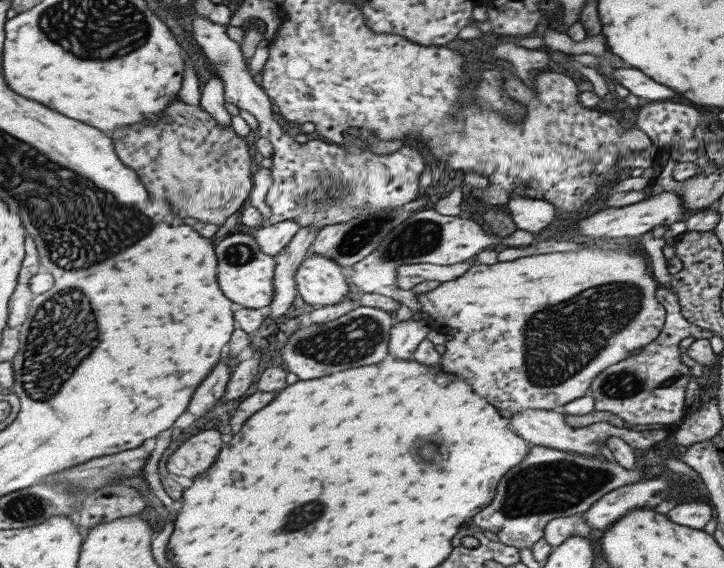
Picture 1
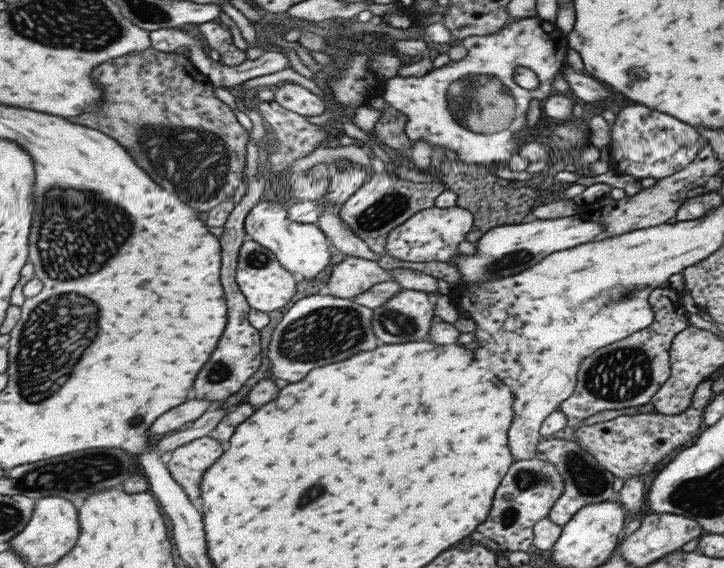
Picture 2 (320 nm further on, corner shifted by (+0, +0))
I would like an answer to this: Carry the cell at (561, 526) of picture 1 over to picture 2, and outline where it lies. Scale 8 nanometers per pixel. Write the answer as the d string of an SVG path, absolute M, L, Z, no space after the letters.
M539 440L535 458L542 458L555 465L564 486L561 496L555 500L555 504L551 506L546 516L553 524L563 526L583 506L601 504L601 502L607 502L616 497L611 489L614 477L599 466L591 454L587 454L583 448L579 448L579 444L573 440Z

